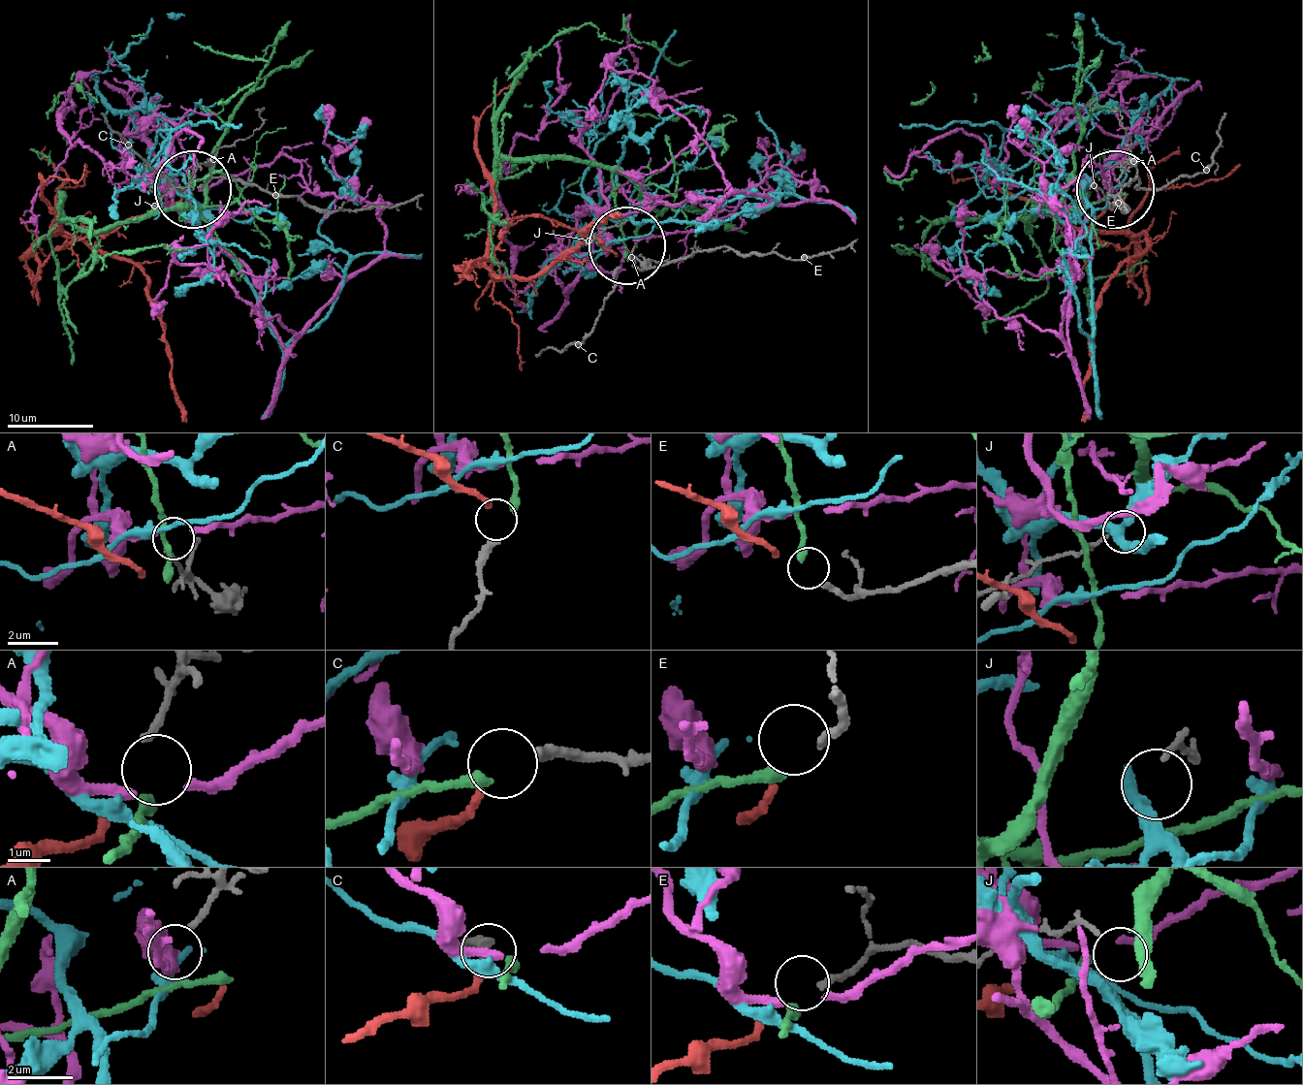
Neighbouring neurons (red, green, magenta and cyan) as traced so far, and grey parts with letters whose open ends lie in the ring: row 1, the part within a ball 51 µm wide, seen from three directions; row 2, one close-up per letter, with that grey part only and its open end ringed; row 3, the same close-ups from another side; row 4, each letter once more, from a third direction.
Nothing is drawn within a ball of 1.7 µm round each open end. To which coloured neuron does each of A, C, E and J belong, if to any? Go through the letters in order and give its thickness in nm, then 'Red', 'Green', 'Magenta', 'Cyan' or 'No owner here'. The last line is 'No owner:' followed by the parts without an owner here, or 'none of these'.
A: Thickness 180 nm. No owner here
C: Thickness 320 nm. Red
E: Thickness 200 nm. Green
J: Thickness 120 nm. No owner here
No owner: A, J

